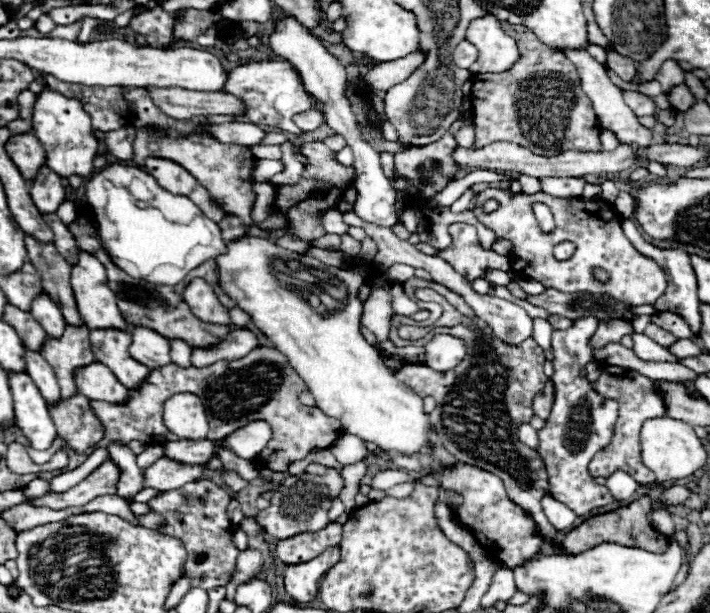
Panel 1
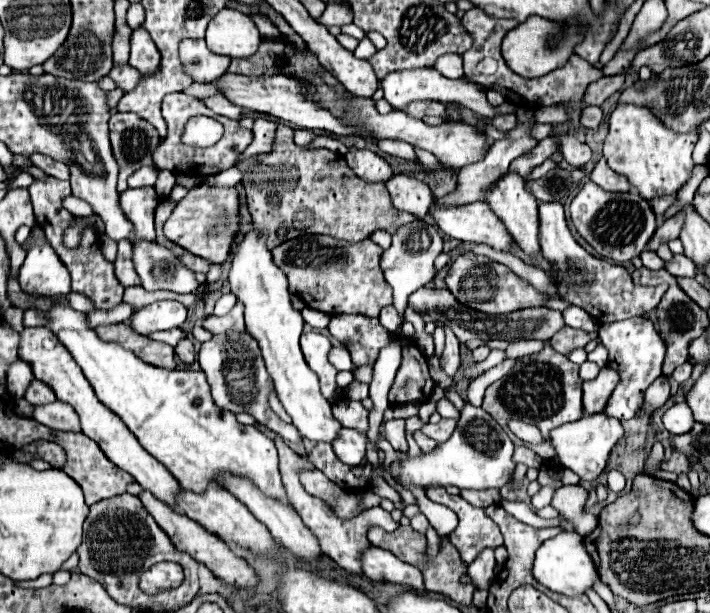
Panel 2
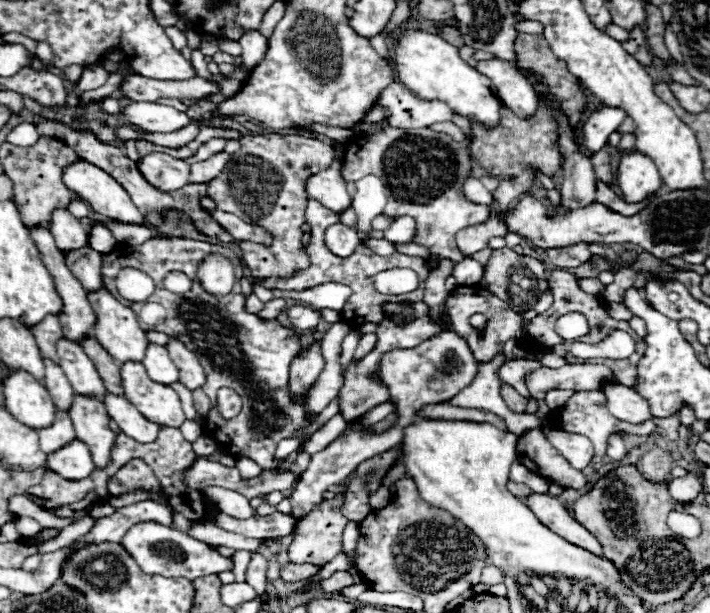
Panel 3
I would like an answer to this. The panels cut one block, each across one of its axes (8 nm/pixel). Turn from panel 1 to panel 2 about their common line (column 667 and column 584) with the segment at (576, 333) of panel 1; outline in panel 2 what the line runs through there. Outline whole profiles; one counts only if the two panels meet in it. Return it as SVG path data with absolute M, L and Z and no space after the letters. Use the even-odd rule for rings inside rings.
M584 362L584 364L580 364L580 378L582 378L582 380L592 380L592 378L598 376L598 372L600 372L600 366L594 364L594 362Z

